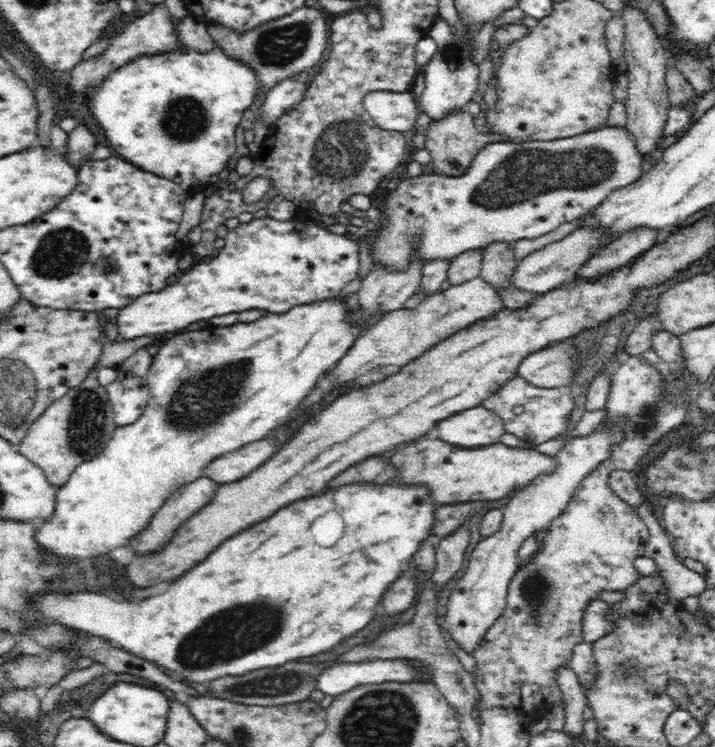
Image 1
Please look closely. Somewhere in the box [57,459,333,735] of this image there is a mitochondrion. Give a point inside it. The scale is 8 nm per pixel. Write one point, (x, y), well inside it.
(228, 635)

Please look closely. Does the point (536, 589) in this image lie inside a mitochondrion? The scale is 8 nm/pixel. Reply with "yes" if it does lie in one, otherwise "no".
yes

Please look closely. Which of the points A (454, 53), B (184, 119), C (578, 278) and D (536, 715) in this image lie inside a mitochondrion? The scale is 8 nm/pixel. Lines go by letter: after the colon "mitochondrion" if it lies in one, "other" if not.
A: mitochondrion
B: mitochondrion
C: other
D: other

